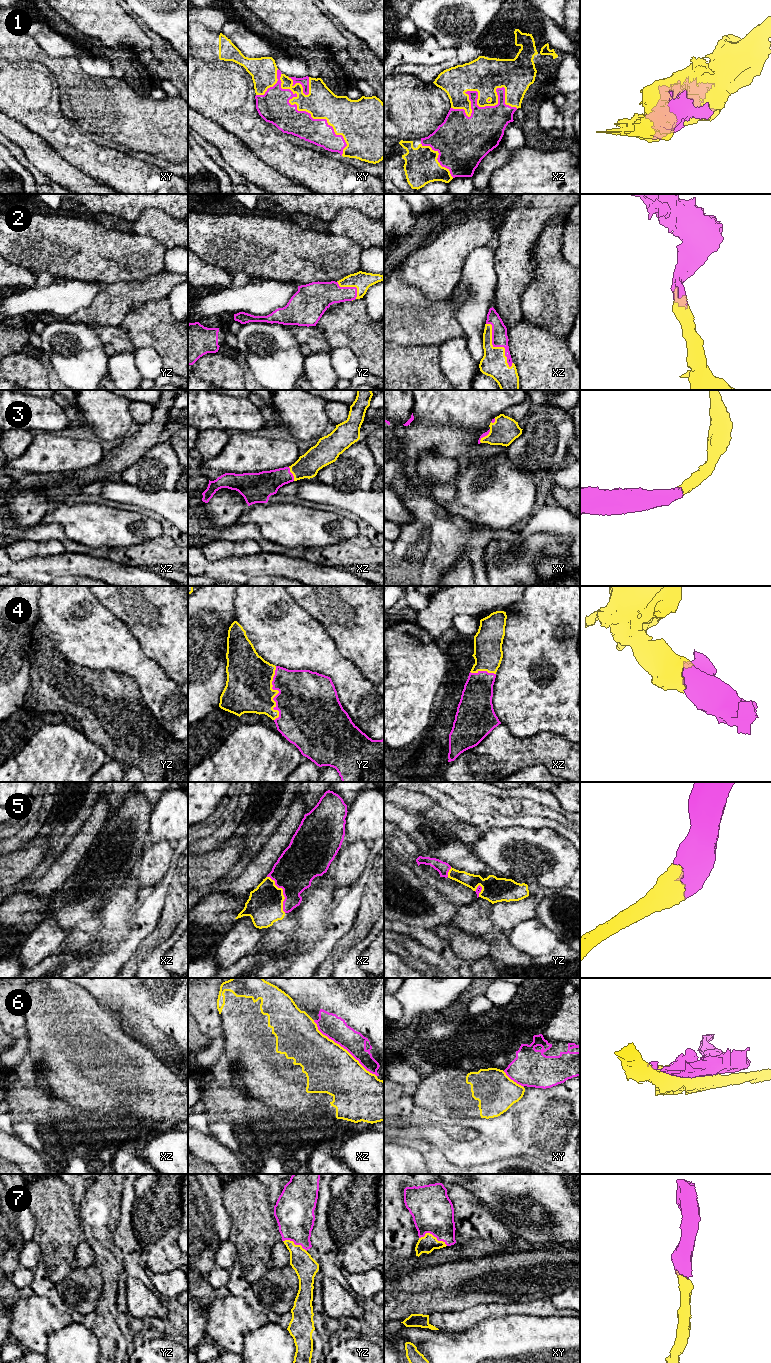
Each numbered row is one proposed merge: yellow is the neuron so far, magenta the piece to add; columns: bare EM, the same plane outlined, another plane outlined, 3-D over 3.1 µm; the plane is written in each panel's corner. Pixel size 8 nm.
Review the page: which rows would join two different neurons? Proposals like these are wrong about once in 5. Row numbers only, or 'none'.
6

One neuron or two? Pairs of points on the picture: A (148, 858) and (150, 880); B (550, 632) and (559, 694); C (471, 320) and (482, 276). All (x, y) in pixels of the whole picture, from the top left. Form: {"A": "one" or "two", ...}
{"A": "one", "B": "one", "C": "one"}

